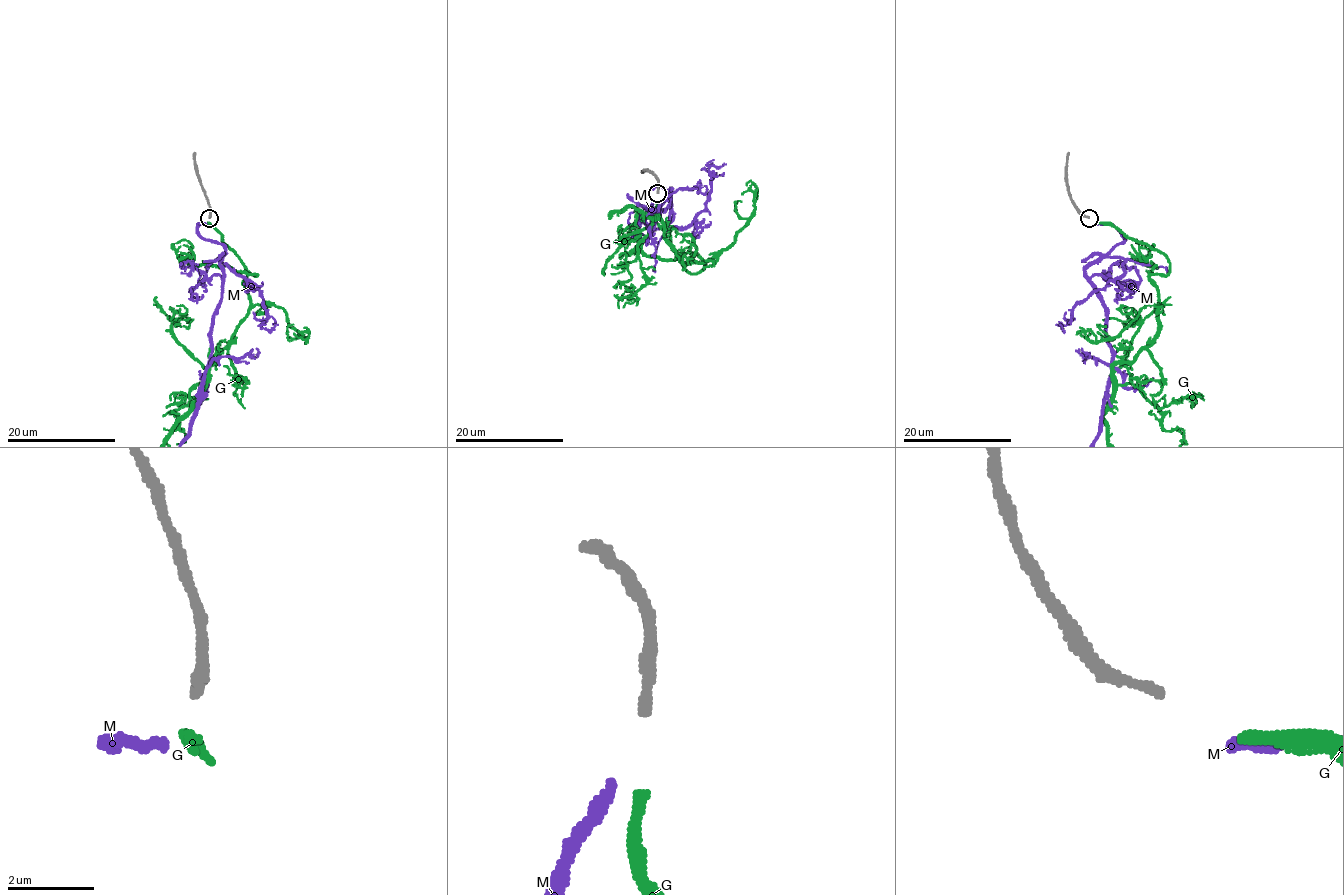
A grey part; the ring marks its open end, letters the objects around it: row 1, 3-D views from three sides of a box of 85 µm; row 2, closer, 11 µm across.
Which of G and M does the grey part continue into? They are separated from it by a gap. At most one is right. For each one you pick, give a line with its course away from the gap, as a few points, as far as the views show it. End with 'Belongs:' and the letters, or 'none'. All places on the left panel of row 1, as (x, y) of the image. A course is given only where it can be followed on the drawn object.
Belongs: none

